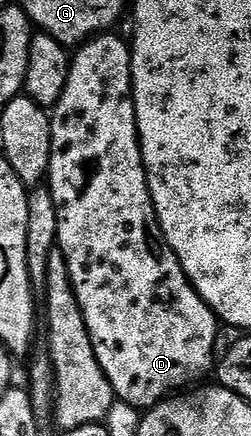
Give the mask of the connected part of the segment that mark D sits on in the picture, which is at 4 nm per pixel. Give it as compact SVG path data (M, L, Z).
M113 33L93 35L75 48L68 65L66 85L62 89L60 99L50 111L50 165L46 176L46 186L52 195L54 209L58 219L56 242L59 254L64 256L68 266L68 277L72 282L72 291L76 295L76 304L80 306L86 329L90 333L90 341L94 345L94 353L98 357L98 365L102 365L102 373L110 381L112 391L121 403L128 403L137 409L156 406L169 393L179 392L189 385L195 384L199 375L209 374L214 363L212 350L216 347L216 327L218 320L214 312L205 305L202 297L193 289L180 268L176 256L168 250L158 234L156 212L152 210L152 198L148 192L148 182L144 176L144 162L140 156L140 138L136 132L136 114L132 104L132 52L129 44L124 43Z

